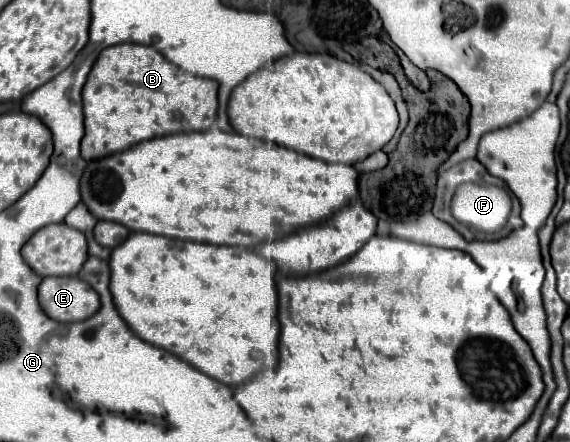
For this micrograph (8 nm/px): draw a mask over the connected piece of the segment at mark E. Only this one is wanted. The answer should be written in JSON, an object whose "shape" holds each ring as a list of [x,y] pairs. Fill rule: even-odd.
{"shape":[[[46,277],[38,297],[44,313],[60,323],[84,321],[100,309],[100,295],[78,277]]]}

